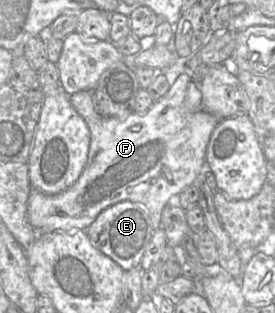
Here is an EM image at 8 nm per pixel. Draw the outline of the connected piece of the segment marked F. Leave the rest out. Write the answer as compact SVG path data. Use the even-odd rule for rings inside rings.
M185 73L181 74L176 79L176 81L170 86L168 92L159 100L154 101L150 109L143 115L131 113L124 118L106 118L101 116L96 111L93 104L93 92L91 90L84 90L71 95L70 102L72 106L85 120L90 131L90 149L88 154L88 160L78 180L65 191L55 195L48 195L36 189L31 189L28 199L28 218L32 227L38 233L53 231L73 232L79 230L87 230L103 210L118 202L128 200L137 204L141 204L146 209L146 213L148 214L151 220L153 230L161 228L161 216L164 207L170 202L176 202L176 197L179 195L179 193L181 193L185 188L192 185L196 181L198 175L201 173L201 169L205 162L206 149L210 136L219 121L221 121L202 109L201 100L201 91L197 88L195 82L190 78L190 76Z

